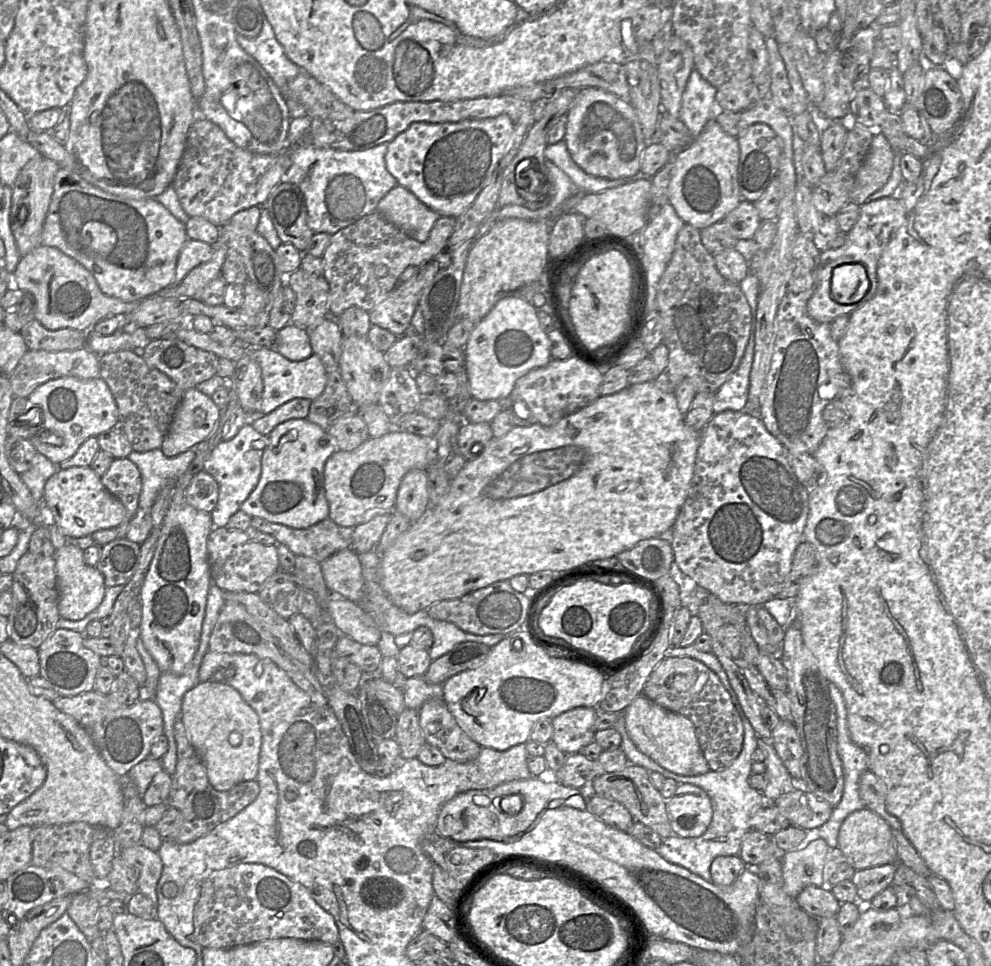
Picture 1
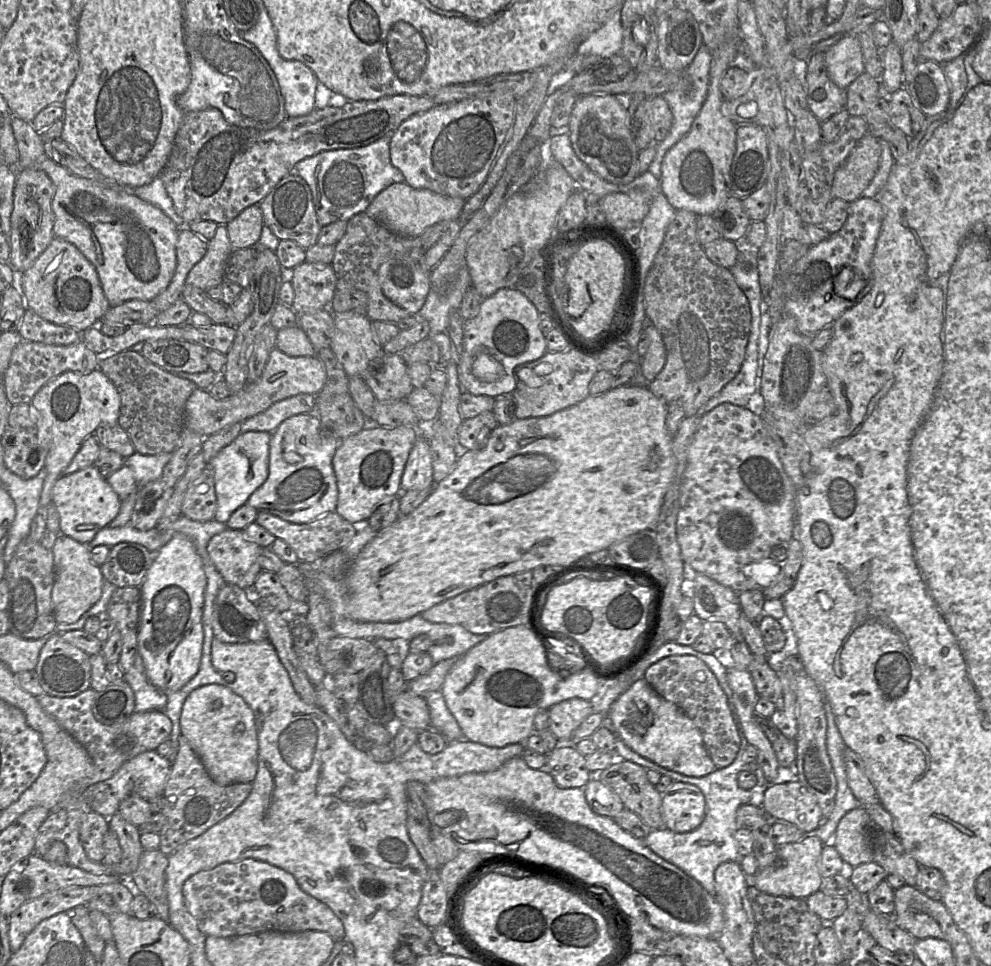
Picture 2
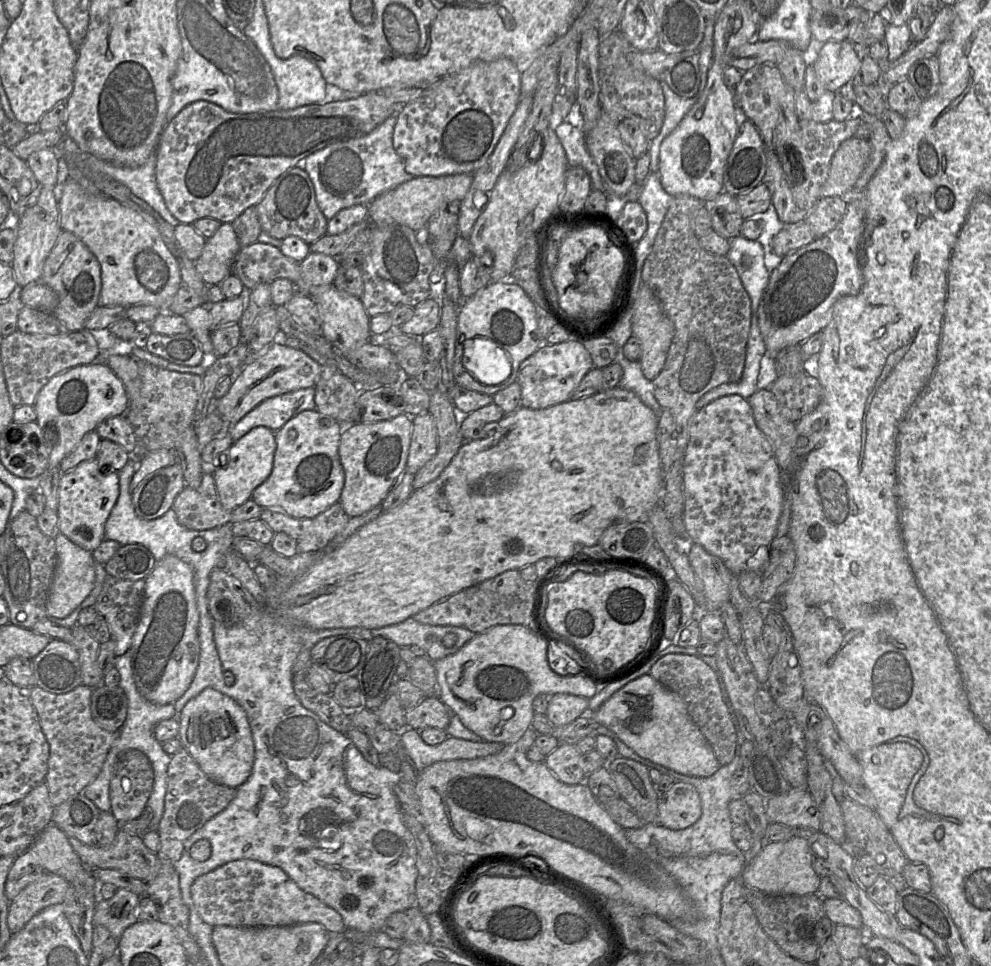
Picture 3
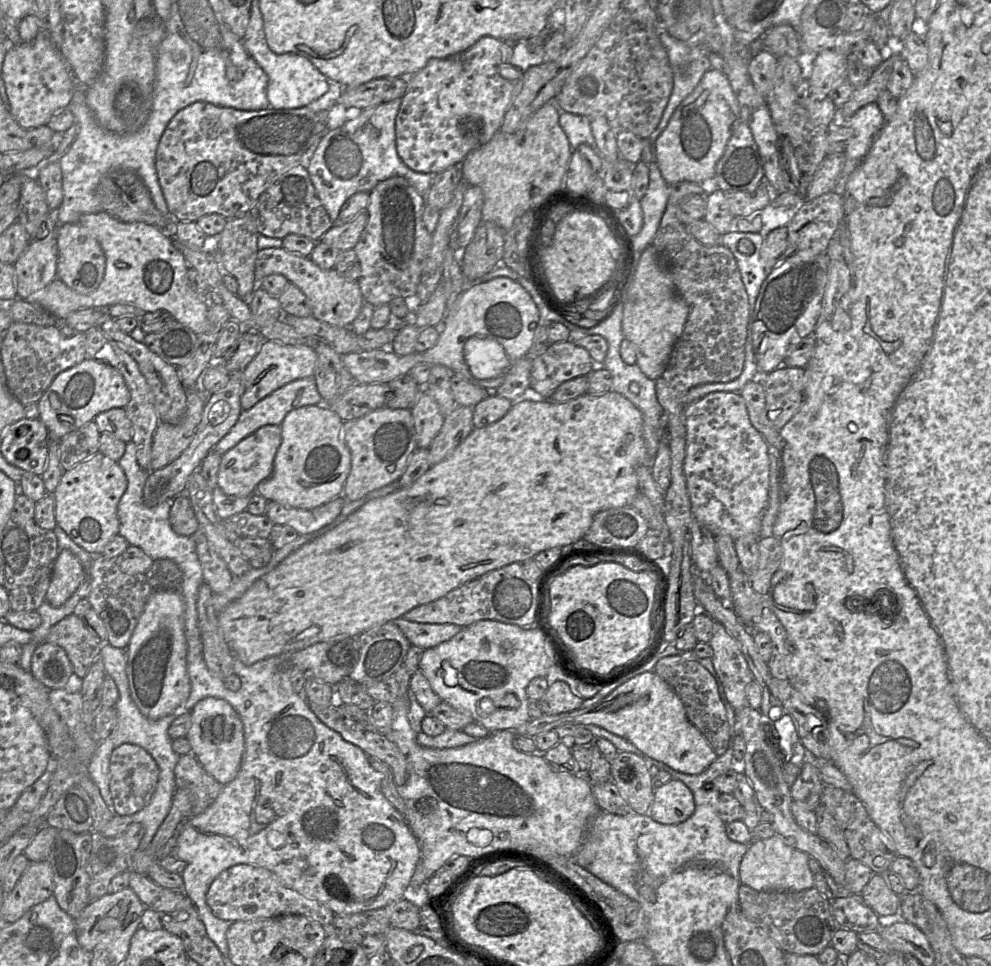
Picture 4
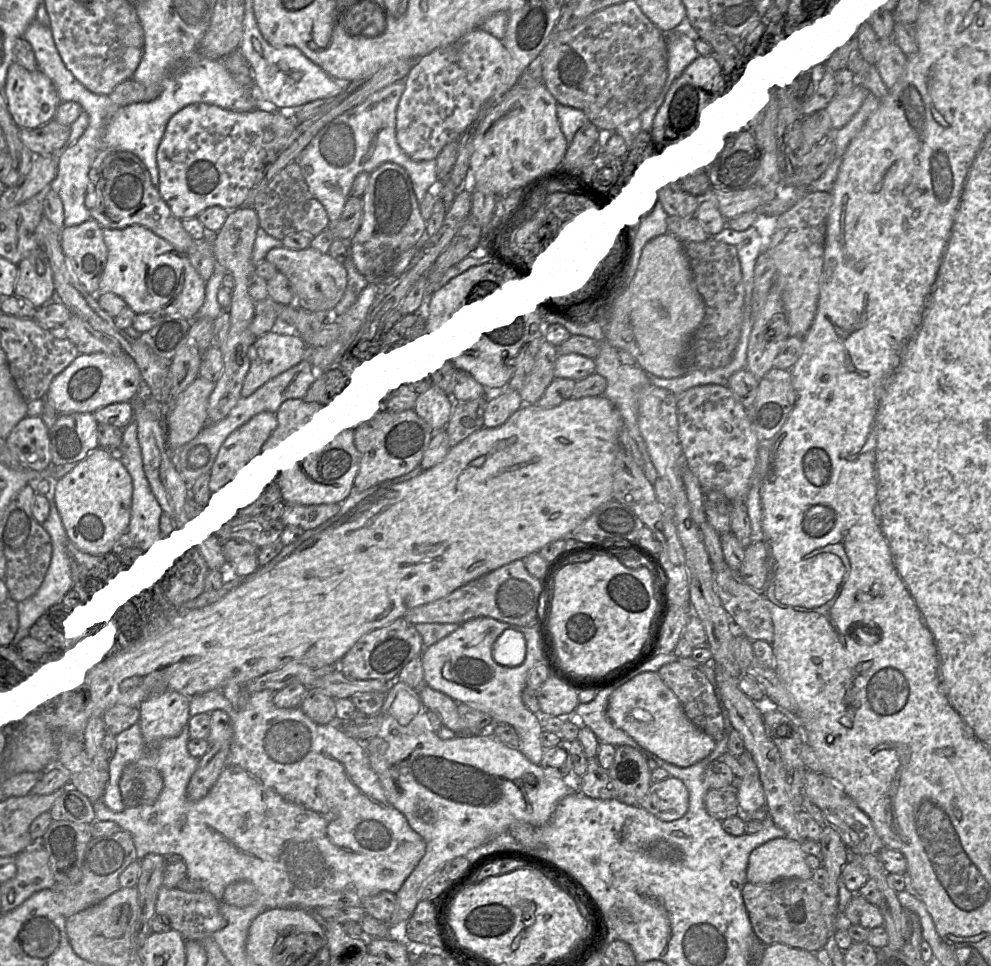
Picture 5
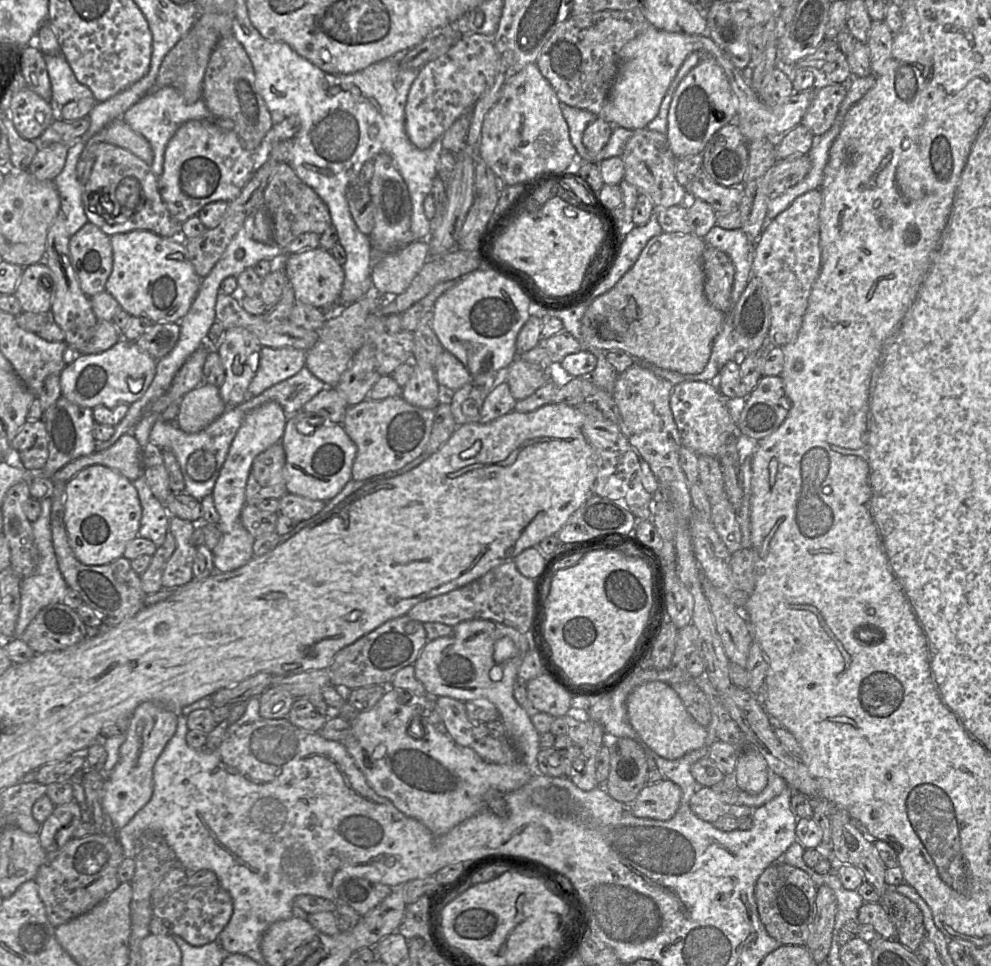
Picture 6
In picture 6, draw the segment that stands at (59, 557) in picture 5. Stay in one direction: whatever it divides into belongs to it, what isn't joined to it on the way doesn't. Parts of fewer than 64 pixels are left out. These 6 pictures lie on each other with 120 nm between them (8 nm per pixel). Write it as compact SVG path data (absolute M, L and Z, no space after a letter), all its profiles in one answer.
M43 497L40 501L41 513L39 517L32 522L34 541L39 552L39 562L35 572L29 577L26 577L20 581L21 603L15 628L15 638L21 638L27 626L42 608L50 604L62 603L65 593L68 589L68 585L59 569L53 548L51 531L51 497Z

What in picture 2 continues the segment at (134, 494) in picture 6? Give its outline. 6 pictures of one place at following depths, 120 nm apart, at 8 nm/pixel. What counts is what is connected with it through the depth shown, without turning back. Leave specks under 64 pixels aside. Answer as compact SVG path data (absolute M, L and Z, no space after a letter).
M94 465L68 475L61 475L52 489L52 503L59 514L60 534L89 545L95 535L118 515L121 500Z

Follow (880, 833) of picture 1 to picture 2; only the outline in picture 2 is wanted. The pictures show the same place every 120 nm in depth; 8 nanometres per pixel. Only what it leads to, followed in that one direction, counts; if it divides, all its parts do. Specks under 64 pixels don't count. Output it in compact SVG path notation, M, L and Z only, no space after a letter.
M863 806L852 809L840 820L830 843L834 845L847 868L874 860L869 827L870 818Z

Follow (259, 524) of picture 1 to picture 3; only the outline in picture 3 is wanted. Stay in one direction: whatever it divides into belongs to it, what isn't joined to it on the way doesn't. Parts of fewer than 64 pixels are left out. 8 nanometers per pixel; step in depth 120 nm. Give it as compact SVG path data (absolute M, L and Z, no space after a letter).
M339 502L313 518L294 518L263 508L259 517L274 533L283 532L296 542L297 553L323 553L349 521Z

